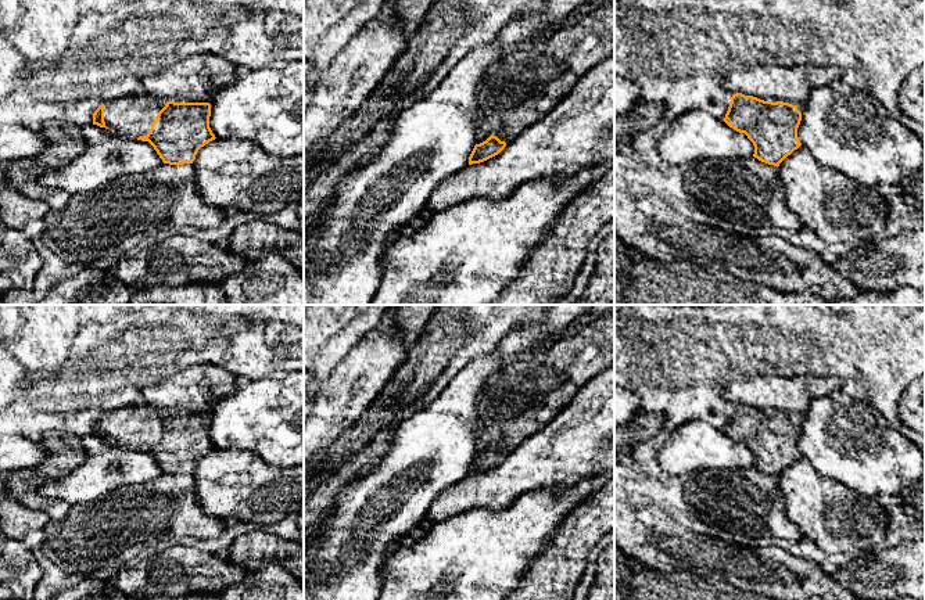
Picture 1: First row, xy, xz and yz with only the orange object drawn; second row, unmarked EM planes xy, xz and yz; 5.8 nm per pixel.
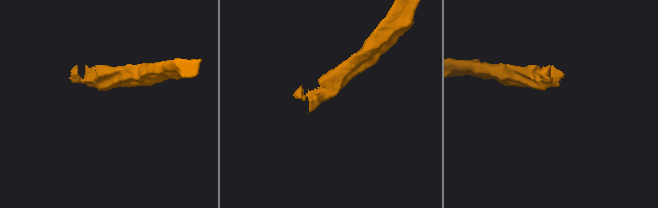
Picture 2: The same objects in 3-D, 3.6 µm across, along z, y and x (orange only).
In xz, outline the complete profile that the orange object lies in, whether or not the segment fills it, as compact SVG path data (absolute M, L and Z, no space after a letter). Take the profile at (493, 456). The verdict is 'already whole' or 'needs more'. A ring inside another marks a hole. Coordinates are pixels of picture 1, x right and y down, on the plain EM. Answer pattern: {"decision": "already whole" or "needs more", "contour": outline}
{"decision": "already whole", "contour": "M491 445L485 452L474 456L469 467L469 475L484 473L498 466L505 457L505 452L501 452L496 446Z"}

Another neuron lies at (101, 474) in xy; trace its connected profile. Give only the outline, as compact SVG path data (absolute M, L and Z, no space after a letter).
M112 448L89 459L62 478L46 481L40 493L71 506L103 499L121 486L154 481L164 473L148 452Z

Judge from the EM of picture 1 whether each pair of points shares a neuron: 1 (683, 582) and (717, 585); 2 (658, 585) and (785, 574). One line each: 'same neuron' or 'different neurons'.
1: same neuron
2: different neurons

